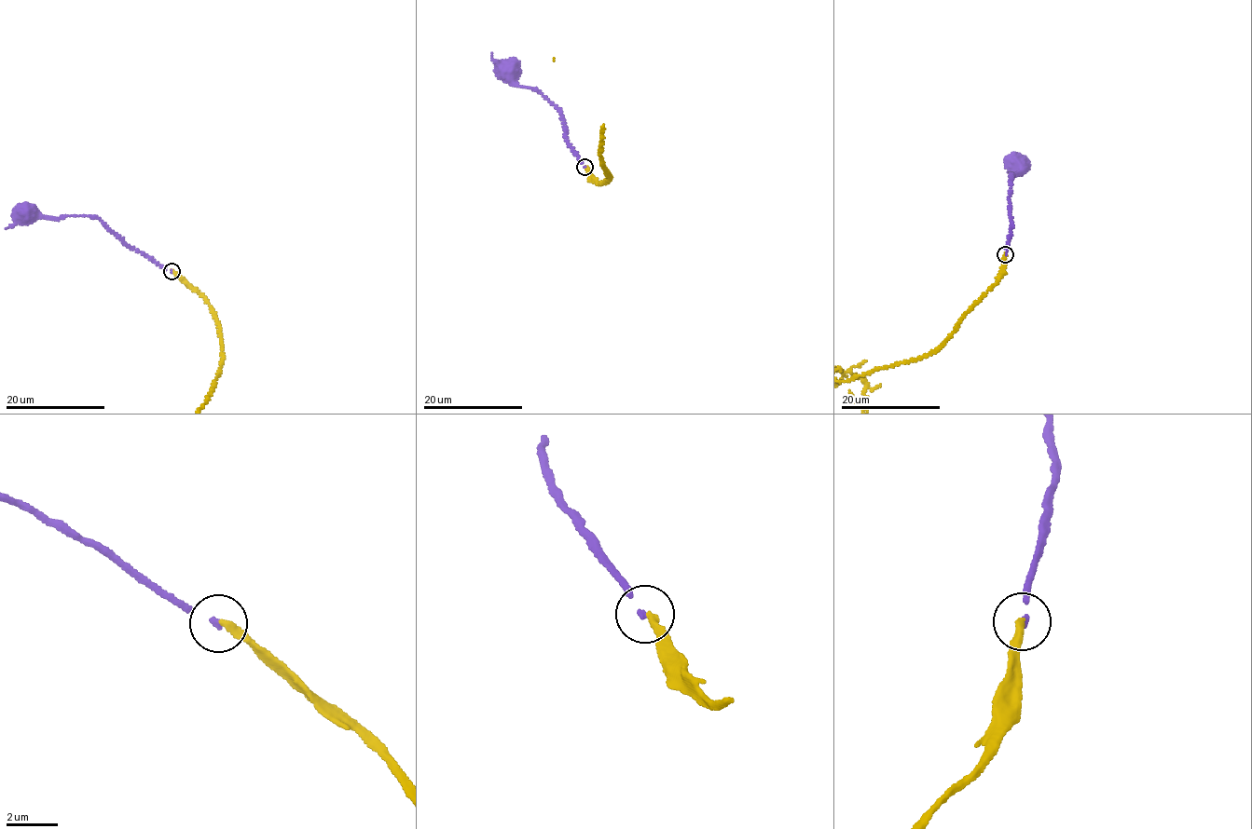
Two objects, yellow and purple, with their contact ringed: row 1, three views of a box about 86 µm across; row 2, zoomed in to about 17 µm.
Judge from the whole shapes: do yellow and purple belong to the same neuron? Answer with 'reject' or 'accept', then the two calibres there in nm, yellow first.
reject | 280/180 nm

